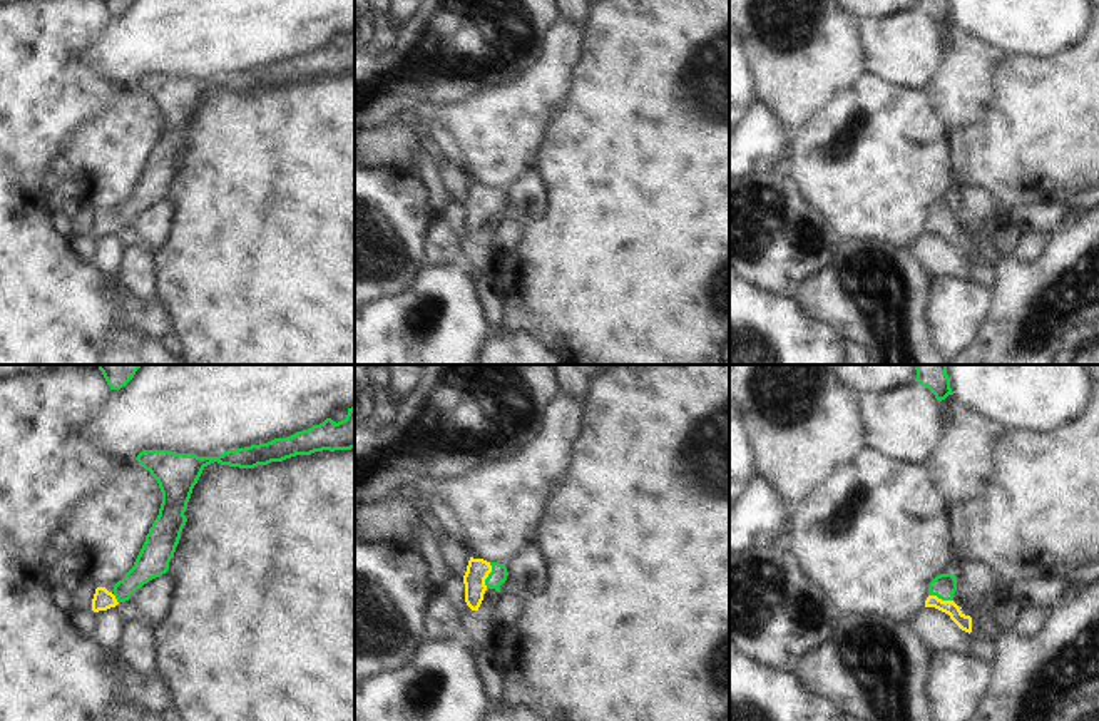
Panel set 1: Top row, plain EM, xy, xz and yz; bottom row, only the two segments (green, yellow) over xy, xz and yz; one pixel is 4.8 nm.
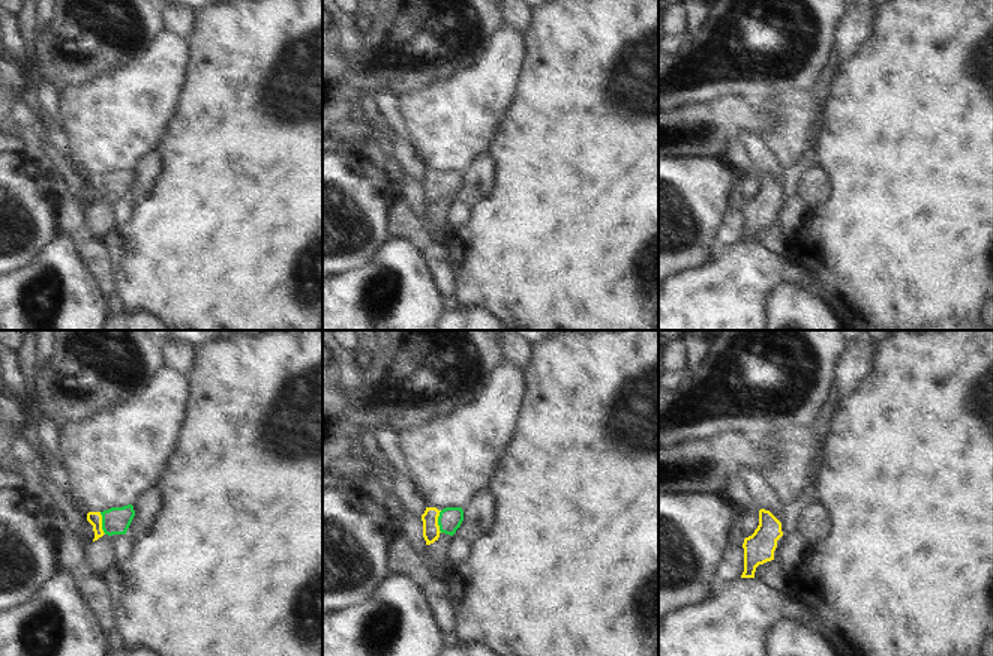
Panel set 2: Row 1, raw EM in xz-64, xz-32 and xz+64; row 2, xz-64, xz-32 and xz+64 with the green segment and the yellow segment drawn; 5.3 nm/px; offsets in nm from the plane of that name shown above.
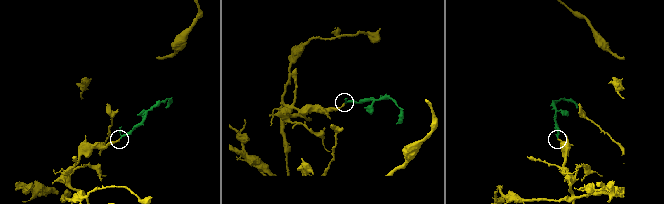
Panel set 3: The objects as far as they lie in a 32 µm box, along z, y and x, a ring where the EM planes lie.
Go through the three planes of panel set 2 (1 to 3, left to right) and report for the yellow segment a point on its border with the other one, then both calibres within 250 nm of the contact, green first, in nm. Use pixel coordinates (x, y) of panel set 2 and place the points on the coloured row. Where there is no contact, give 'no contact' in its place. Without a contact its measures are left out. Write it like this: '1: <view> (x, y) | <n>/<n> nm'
1: xz-64 (102, 523) | 140/80 nm
2: xz-32 (438, 521) | 130/100 nm
3: no contact

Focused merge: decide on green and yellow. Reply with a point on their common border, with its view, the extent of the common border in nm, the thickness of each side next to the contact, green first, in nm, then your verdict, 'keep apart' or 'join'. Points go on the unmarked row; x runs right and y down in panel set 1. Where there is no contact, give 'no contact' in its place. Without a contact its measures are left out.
xz (489, 201) | 130 nm | 80/110 nm | join

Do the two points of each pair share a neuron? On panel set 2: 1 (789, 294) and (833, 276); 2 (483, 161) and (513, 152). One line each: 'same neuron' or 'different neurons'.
1: different neurons
2: different neurons

